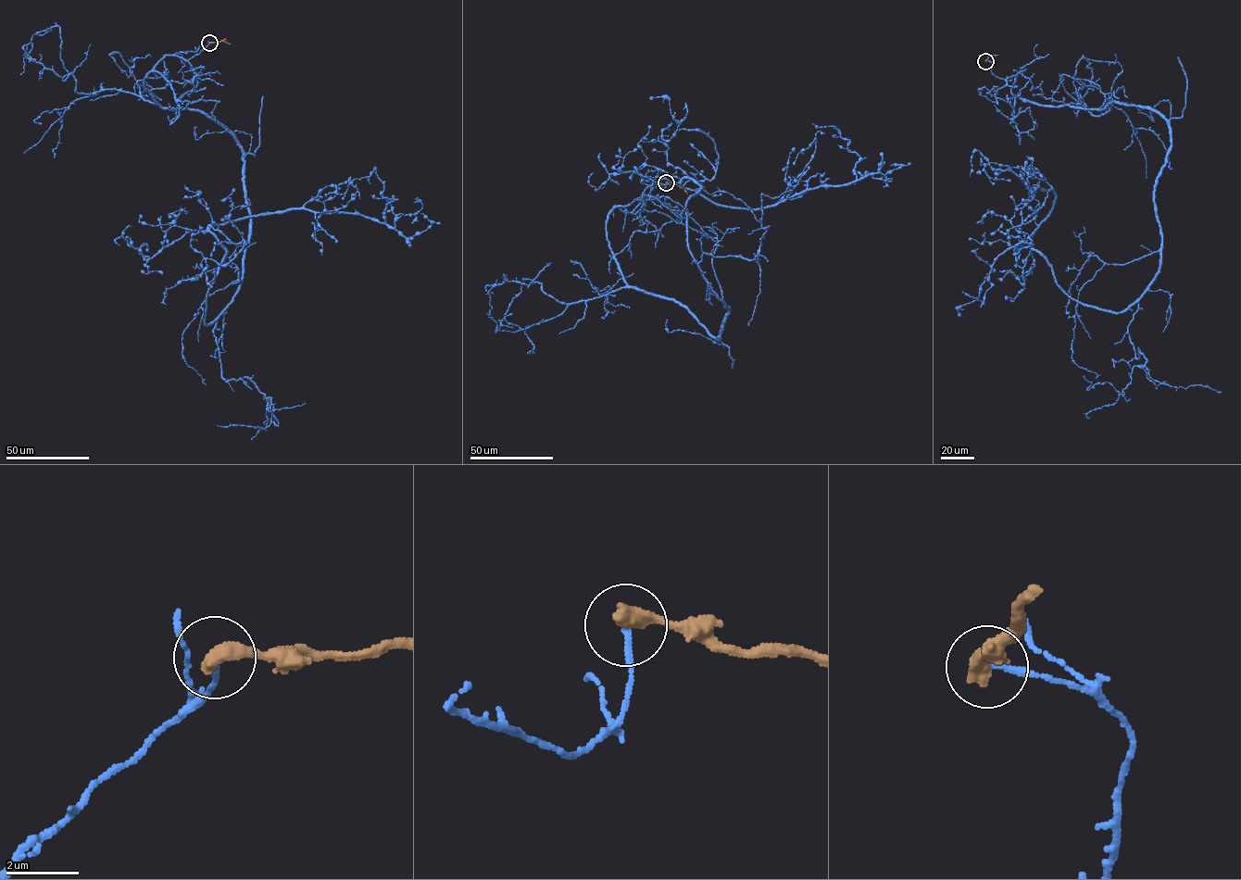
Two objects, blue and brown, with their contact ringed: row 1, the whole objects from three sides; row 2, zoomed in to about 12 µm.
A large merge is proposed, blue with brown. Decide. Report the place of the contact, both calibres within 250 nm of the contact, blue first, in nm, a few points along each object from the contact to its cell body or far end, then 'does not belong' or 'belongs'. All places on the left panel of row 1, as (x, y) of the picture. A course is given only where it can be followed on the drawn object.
place (209, 43); calibres 180 and 500 nm; course blue (209, 43), (144, 86), (243, 151), (242, 282), (205, 324), (208, 227), (385, 222), (376, 169), (347, 186); course brown (209, 43), (223, 41), (230, 44); does not belong

